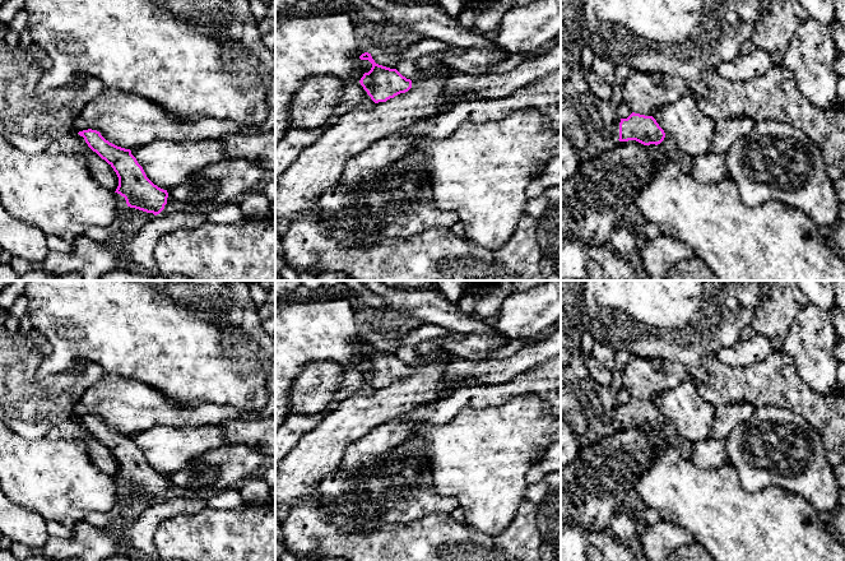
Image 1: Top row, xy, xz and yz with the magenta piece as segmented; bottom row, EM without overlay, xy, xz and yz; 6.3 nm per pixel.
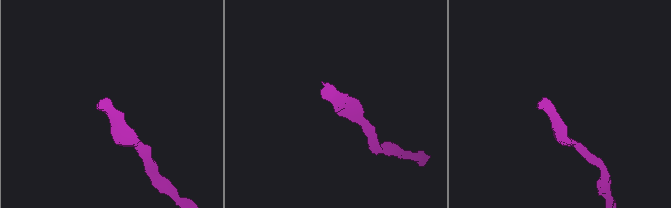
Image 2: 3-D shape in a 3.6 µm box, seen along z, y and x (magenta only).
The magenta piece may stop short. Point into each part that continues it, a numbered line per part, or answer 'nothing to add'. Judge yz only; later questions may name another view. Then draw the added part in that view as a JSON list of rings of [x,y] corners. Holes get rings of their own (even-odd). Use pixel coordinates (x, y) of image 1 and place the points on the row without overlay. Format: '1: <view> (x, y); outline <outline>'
1: yz (614, 415); outline [[[618,405],[613,411],[610,411],[610,419],[609,419],[609,422],[614,427],[617,427],[619,425],[619,408],[621,408],[621,405]]]

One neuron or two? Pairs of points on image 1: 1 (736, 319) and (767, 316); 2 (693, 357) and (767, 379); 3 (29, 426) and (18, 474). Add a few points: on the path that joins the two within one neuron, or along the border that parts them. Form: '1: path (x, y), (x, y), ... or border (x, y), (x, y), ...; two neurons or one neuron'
1: border (764, 293), (750, 325); two neurons
2: border (715, 353), (704, 360), (702, 381), (674, 361); two neurons
3: border (13, 430), (27, 439), (43, 437); two neurons

